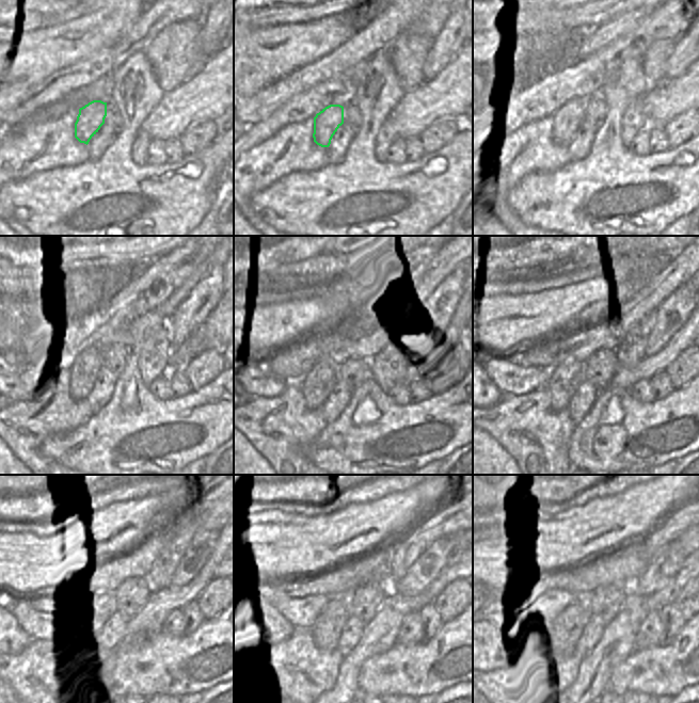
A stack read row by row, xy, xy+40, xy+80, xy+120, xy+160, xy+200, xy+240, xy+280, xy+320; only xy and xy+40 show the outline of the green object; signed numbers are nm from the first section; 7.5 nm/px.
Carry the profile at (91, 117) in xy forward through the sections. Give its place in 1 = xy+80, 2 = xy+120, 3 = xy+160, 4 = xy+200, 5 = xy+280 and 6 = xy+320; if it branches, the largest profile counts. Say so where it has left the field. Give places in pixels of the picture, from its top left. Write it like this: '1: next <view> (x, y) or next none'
1: next xy+80 (567, 120)
2: next xy+120 (81, 376)
3: next xy+160 (317, 384)
4: next xy+200 (566, 377)
5: next xy+280 (326, 632)
6: next xy+320 (571, 624)

